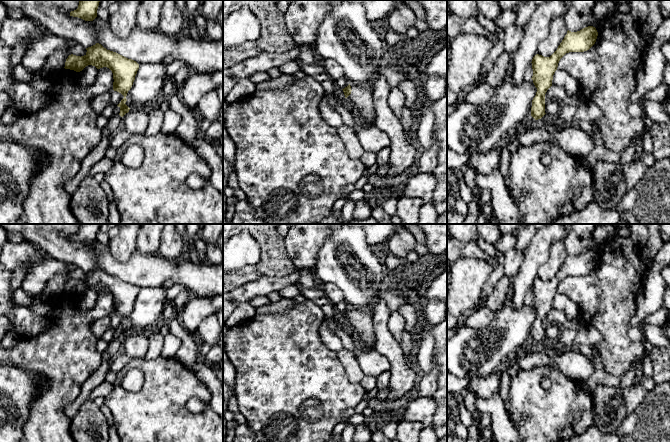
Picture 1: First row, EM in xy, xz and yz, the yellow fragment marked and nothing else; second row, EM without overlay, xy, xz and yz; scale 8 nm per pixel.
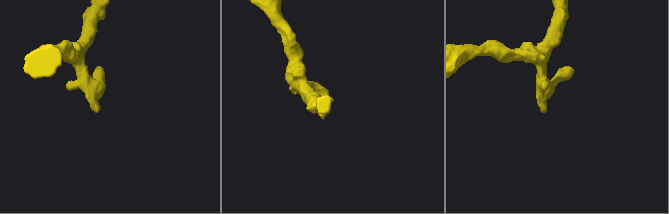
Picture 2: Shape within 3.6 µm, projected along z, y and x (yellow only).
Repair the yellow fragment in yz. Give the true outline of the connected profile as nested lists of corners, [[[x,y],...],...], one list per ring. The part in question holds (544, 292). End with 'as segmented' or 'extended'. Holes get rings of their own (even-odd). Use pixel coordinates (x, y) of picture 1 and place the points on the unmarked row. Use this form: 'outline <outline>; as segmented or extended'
outline [[[588,250],[580,255],[567,255],[557,274],[550,280],[536,278],[532,283],[532,304],[537,312],[532,324],[531,340],[554,362],[559,371],[572,380],[583,381],[592,376],[595,365],[578,349],[558,347],[545,337],[545,318],[552,310],[553,299],[560,283],[569,276],[584,276],[596,266],[598,256],[595,251]]]; extended

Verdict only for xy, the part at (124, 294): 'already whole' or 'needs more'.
needs more

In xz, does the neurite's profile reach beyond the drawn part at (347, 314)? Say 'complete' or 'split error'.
split error

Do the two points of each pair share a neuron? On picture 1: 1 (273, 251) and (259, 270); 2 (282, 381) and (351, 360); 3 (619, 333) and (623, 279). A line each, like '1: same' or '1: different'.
1: same
2: different
3: same

